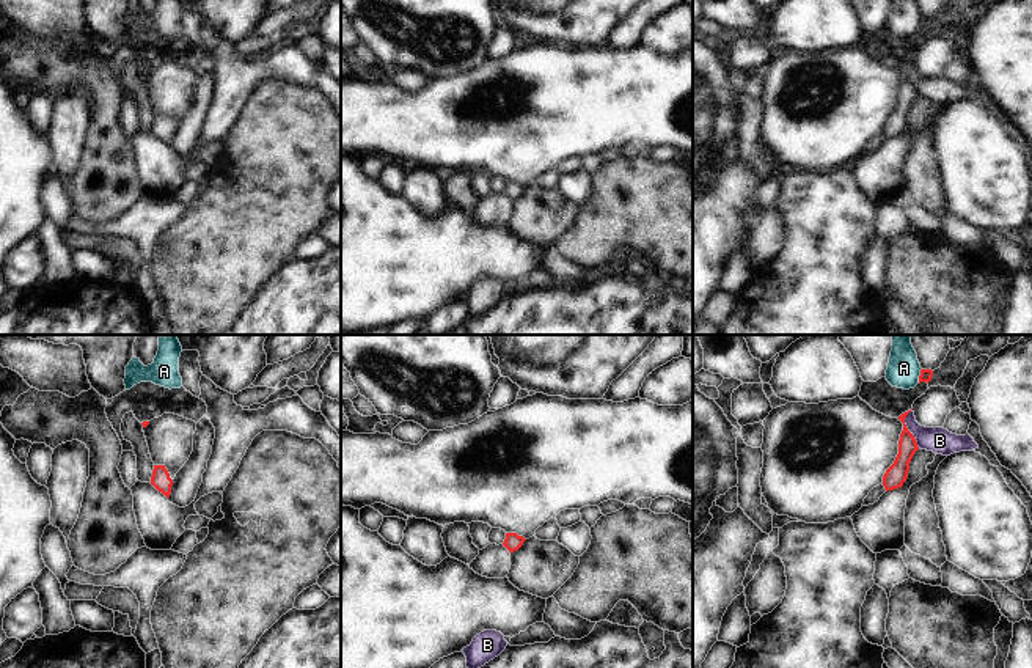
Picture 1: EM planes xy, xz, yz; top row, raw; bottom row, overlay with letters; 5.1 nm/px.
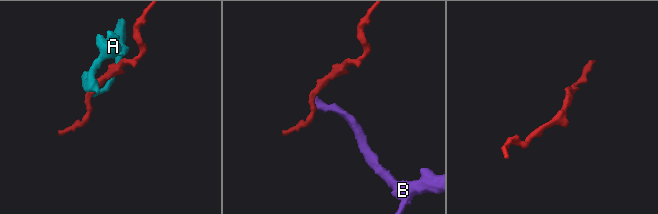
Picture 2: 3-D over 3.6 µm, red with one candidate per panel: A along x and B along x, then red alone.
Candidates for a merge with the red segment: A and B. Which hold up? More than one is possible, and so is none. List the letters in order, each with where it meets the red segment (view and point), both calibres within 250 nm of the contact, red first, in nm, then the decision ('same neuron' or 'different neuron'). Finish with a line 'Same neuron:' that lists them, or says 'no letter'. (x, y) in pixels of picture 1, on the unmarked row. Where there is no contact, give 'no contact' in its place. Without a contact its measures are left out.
A: meets red in yz at (919, 24); 60 nm thick on the red side, 170 nm on the other; different neuron
B: meets red in yz at (907, 76); 110 nm thick on the red side, 140 nm on the other; different neuron
Same neuron: no letter

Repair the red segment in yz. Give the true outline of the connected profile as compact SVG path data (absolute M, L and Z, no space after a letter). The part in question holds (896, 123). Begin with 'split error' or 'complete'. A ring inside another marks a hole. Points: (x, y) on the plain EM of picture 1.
complete; M911 58L902 61L898 68L903 71L903 79L898 88L898 102L894 112L886 118L883 124L883 134L887 138L894 138L903 134L908 126L909 110L914 101L919 97L914 83L908 79L905 66Z

